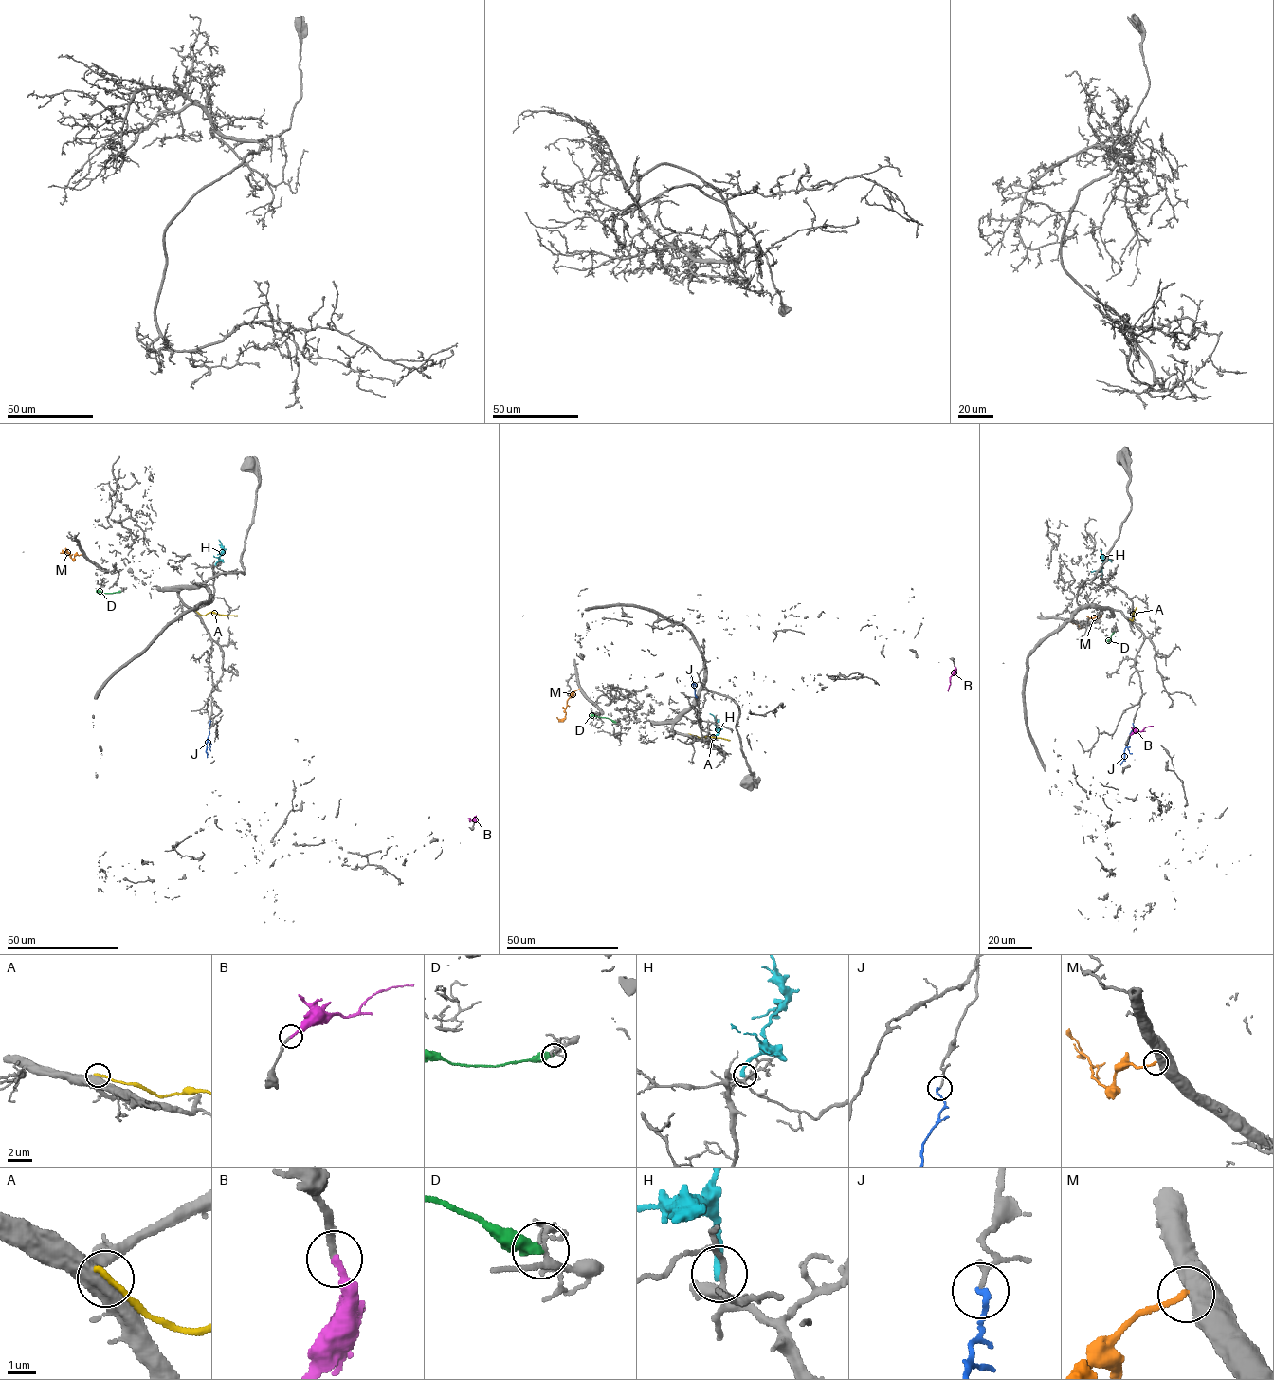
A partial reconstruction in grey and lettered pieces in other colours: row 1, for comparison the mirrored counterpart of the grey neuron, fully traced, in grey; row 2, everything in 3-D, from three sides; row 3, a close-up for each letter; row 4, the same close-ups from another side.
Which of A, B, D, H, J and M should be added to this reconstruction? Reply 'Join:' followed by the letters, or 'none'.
Join: B, J

